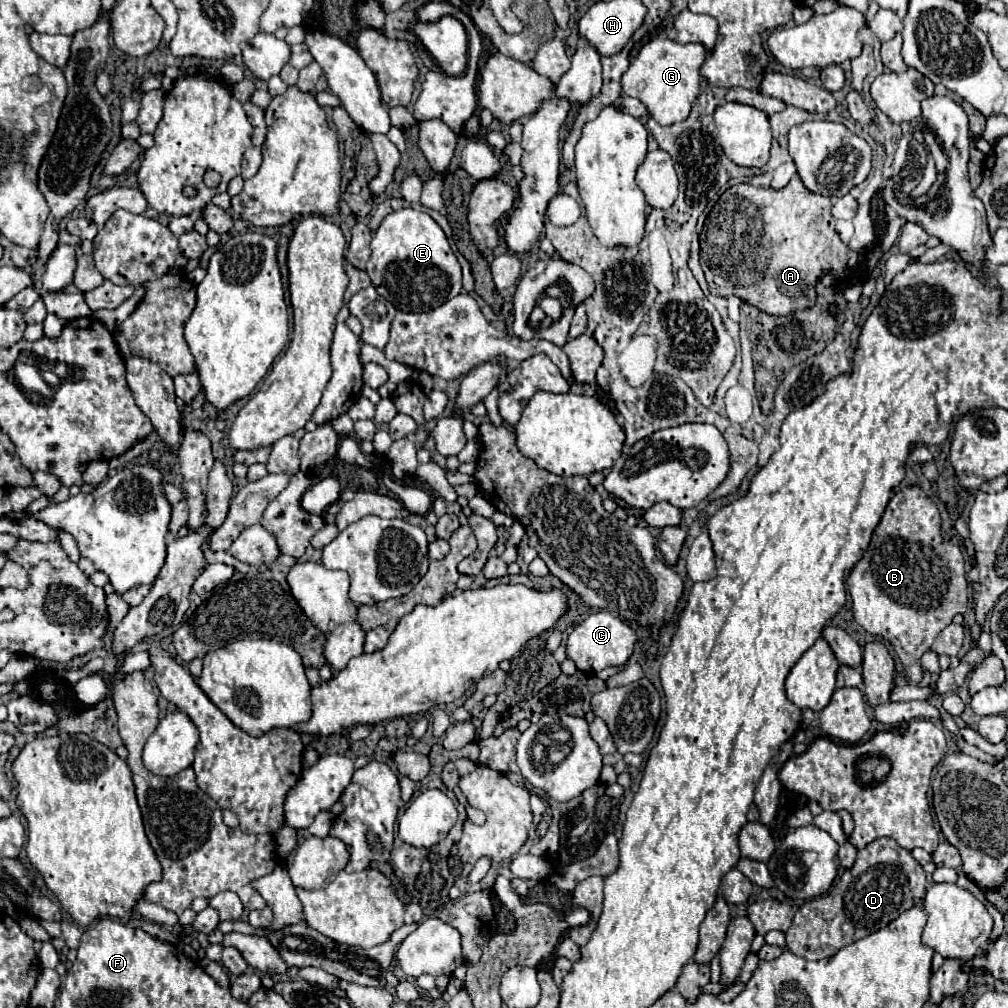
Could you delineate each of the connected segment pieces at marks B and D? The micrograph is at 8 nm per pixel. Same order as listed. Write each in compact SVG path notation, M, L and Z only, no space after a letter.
M903 487L899 489L875 533L871 539L871 545L863 559L851 569L851 575L847 577L849 595L853 599L853 617L855 621L869 633L881 637L883 641L889 641L901 659L907 677L913 683L919 683L923 677L923 669L919 665L921 655L931 649L935 637L939 635L941 627L947 627L957 613L965 613L969 605L967 597L967 579L965 579L965 557L961 547L955 547L947 543L941 537L941 517L935 507L935 503L925 495L919 487Z
M881 837L875 839L873 843L869 843L867 847L859 849L857 859L853 863L851 869L847 869L841 879L839 879L839 887L837 881L833 883L833 887L815 899L805 901L795 919L793 925L789 927L787 935L787 949L799 957L805 959L825 959L825 957L833 957L841 947L851 945L871 933L875 933L881 927L887 927L893 919L897 919L903 911L919 905L925 897L925 887L927 887L927 879L925 879L925 871L923 867L911 857L909 851L905 851L903 847L899 847L891 837Z

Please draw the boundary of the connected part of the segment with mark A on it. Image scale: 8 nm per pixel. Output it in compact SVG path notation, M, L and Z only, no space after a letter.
M797 173L783 189L753 187L749 183L729 187L707 215L699 233L699 243L701 267L711 295L737 295L769 315L789 315L793 311L811 307L815 303L817 279L825 273L845 271L849 253L849 247L841 243L835 231L829 197L811 193Z

